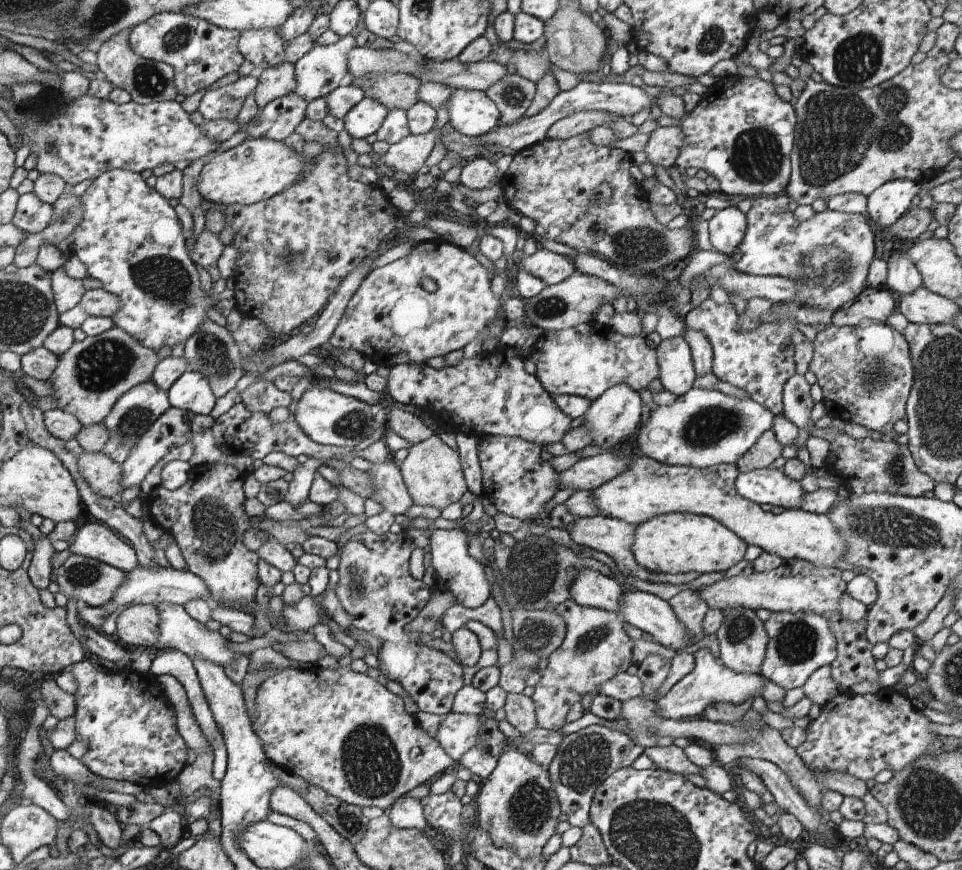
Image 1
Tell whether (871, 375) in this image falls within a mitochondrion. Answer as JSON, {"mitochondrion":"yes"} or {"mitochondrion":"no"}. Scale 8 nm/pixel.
{"mitochondrion":"yes"}

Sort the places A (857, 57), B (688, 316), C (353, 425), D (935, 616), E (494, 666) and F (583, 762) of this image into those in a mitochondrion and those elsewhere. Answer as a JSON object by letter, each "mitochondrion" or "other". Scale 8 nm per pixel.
{"A":"mitochondrion","B":"other","C":"mitochondrion","D":"other","E":"other","F":"mitochondrion"}

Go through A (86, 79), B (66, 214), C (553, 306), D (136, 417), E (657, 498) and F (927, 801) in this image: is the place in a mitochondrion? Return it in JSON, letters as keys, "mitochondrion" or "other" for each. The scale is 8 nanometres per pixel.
{"A":"other","B":"mitochondrion","C":"mitochondrion","D":"mitochondrion","E":"other","F":"mitochondrion"}

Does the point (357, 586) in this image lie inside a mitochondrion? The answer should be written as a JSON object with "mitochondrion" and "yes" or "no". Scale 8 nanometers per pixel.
{"mitochondrion":"yes"}

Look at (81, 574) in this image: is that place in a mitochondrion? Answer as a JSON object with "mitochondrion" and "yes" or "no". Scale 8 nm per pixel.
{"mitochondrion":"yes"}

